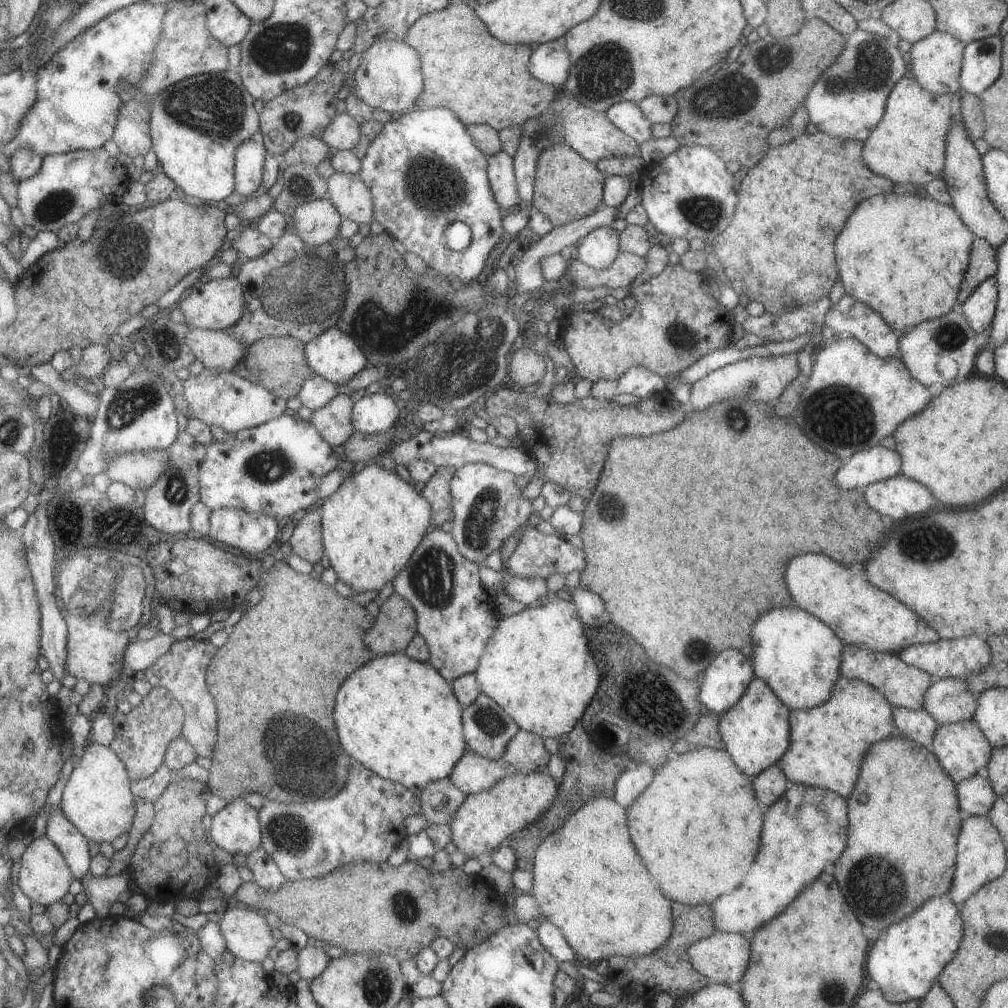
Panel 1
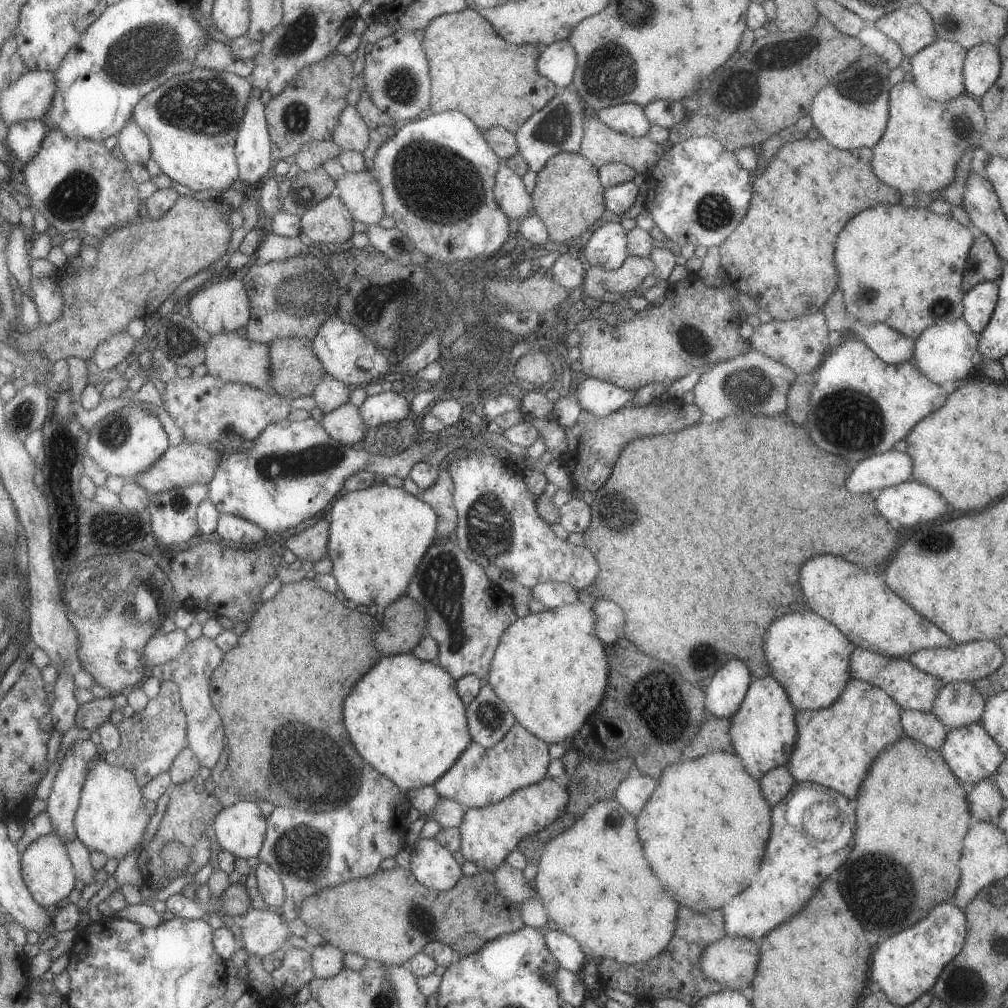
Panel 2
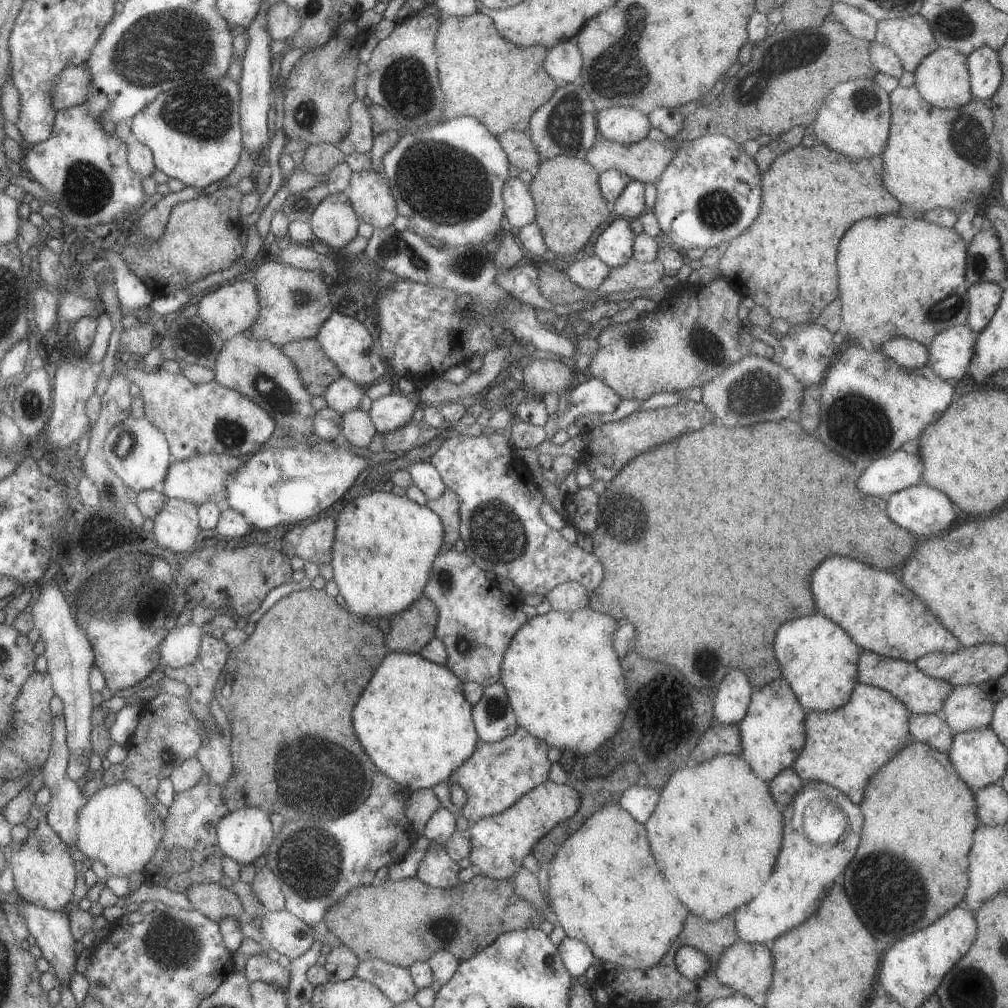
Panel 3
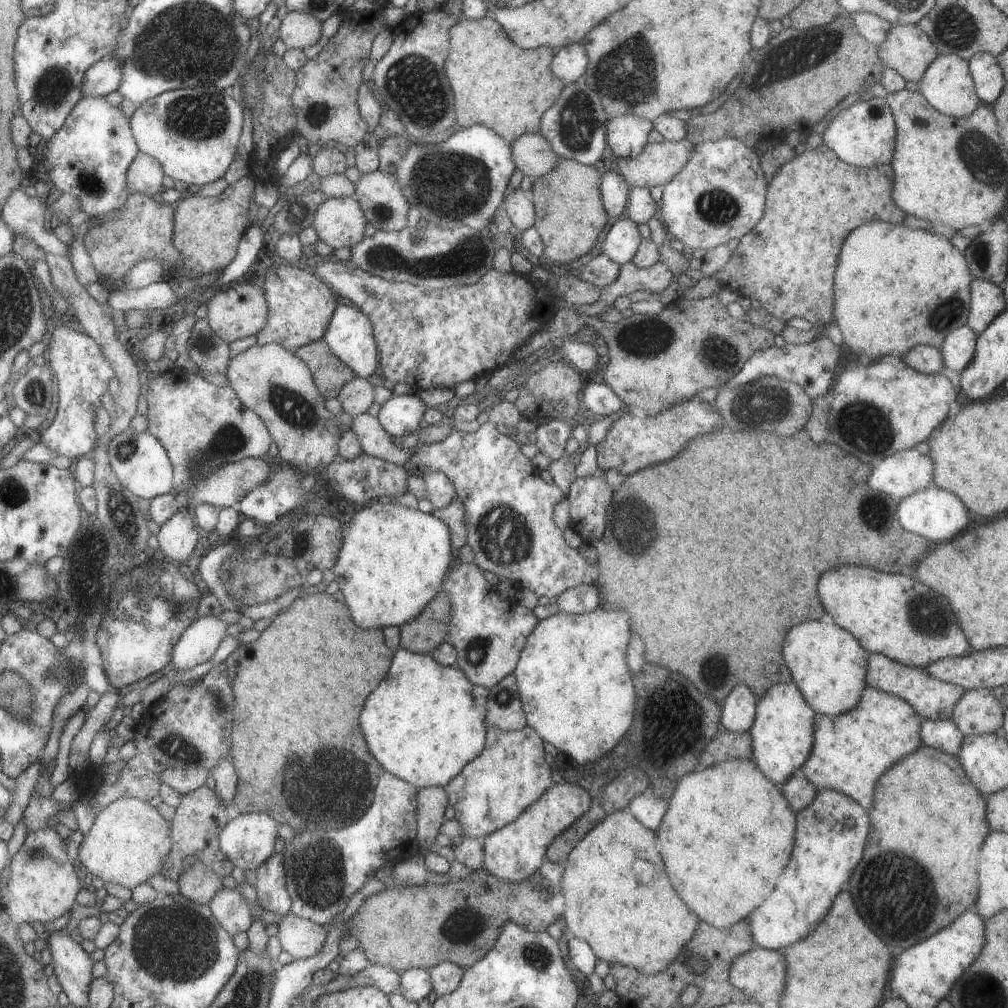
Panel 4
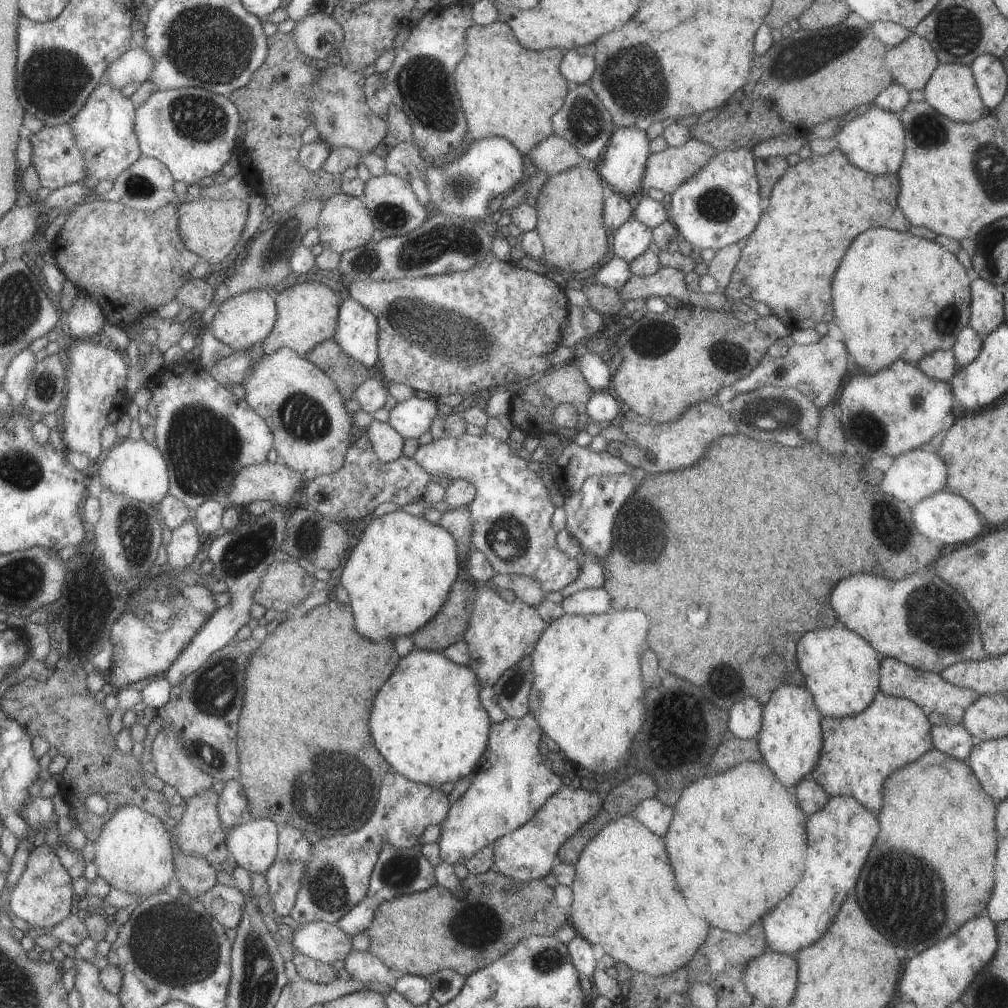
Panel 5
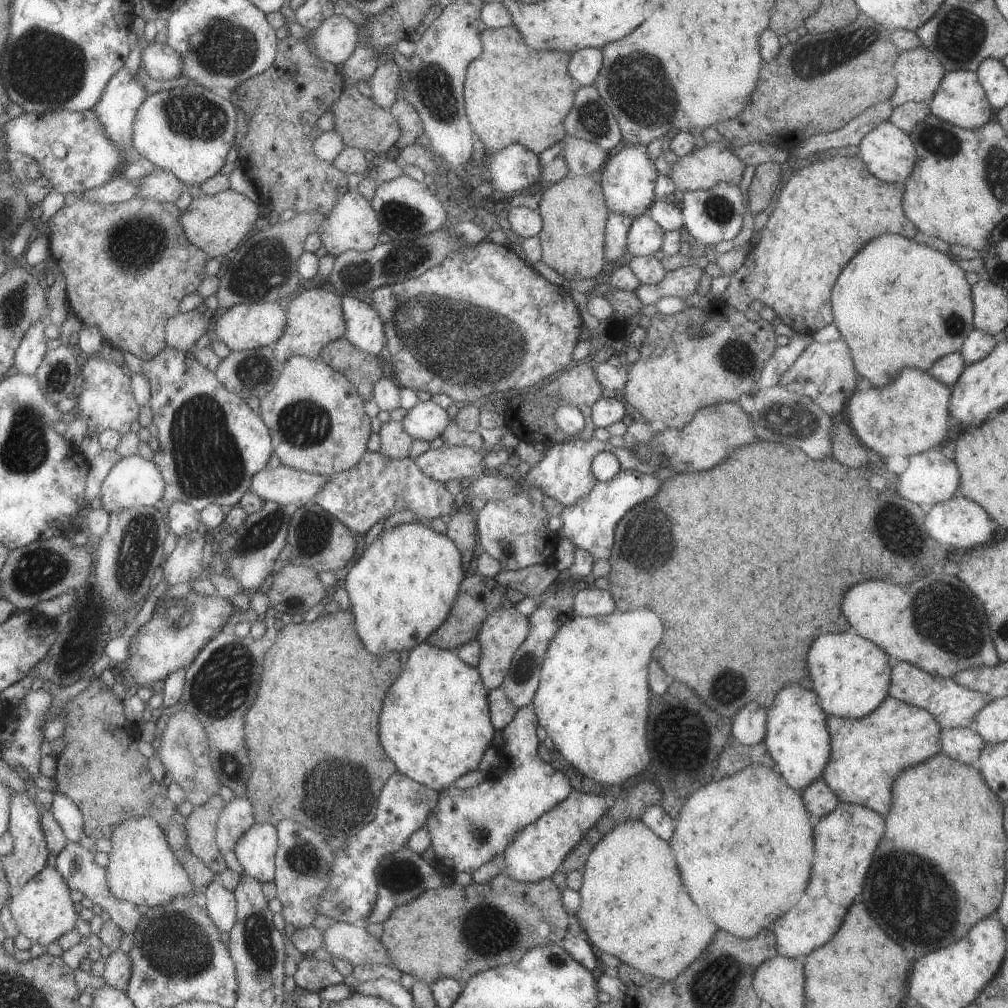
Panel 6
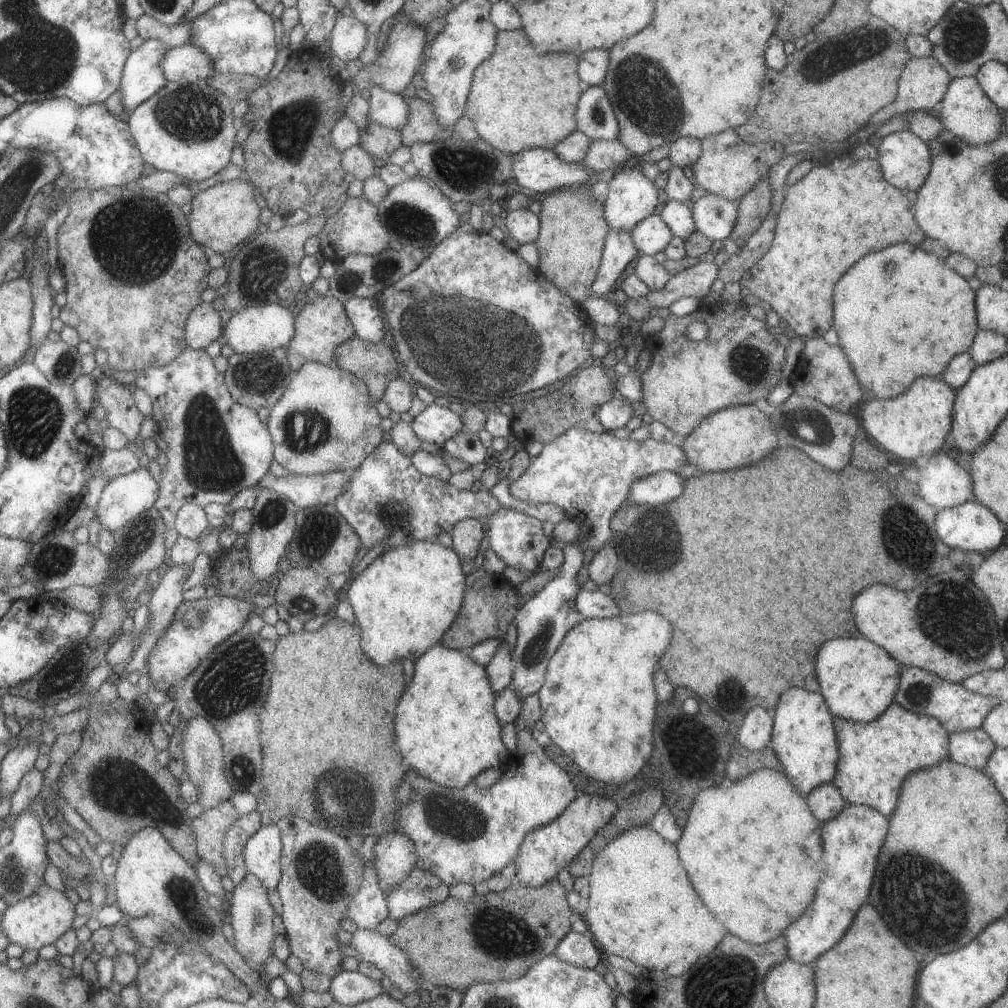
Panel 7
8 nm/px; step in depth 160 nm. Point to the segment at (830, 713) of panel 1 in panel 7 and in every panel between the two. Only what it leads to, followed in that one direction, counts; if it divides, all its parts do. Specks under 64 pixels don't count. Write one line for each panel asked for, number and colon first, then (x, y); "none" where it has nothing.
2: (835, 746)
3: (843, 749)
4: (850, 752)
5: (858, 753)
6: (866, 753)
7: (874, 758)

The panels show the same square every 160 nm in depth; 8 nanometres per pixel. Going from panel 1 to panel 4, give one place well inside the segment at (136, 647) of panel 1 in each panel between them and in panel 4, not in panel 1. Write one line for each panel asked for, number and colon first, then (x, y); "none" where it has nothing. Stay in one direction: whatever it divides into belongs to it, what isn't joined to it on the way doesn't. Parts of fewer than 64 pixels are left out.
2: (160, 648)
3: (181, 645)
4: (196, 645)

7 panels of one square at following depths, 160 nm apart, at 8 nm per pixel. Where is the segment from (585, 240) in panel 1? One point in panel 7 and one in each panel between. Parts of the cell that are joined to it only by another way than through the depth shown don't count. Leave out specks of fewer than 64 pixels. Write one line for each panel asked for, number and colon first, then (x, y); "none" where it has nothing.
2: (606, 247)
3: (613, 246)
4: (622, 239)
5: (632, 238)
6: (644, 237)
7: (651, 235)

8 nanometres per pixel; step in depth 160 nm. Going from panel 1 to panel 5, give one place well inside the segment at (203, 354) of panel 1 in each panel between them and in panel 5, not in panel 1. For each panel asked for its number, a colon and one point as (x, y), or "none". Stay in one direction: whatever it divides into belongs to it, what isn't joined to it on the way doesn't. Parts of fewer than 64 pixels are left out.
2: (234, 359)
3: (256, 369)
4: (270, 380)
5: (311, 431)

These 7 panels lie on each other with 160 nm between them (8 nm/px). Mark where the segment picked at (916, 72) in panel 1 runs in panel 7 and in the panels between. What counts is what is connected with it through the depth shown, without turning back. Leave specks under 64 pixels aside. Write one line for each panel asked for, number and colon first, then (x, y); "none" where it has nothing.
2: (936, 70)
3: (942, 79)
4: (946, 84)
5: (951, 90)
6: (959, 100)
7: (965, 111)

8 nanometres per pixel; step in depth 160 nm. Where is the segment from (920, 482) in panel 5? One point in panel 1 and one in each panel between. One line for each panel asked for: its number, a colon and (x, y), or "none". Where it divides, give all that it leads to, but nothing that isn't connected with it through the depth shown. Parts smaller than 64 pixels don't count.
1: (865, 467)
2: (875, 472)
3: (885, 475)
4: (900, 474)

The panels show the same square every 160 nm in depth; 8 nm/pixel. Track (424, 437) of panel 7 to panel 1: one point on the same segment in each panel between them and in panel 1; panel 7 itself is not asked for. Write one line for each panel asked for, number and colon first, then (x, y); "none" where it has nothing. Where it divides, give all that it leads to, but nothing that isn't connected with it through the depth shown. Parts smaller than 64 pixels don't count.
1: (371, 414)
2: (386, 407)
3: (387, 413)
4: (400, 415)
5: (410, 418)
6: (425, 421)

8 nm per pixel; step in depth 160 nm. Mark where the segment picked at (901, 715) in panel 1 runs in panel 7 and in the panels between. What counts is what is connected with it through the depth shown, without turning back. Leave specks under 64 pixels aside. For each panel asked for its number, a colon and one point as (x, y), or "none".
2: (926, 728)
3: (927, 728)
4: (943, 735)
5: (955, 741)
6: (962, 744)
7: (971, 748)

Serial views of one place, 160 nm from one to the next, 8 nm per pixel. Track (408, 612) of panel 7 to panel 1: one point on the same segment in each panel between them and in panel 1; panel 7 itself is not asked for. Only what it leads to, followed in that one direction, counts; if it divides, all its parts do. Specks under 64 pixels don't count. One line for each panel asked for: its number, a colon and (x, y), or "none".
1: (370, 525)
2: (377, 536)
3: (382, 554)
4: (392, 560)
5: (400, 572)
6: (401, 589)

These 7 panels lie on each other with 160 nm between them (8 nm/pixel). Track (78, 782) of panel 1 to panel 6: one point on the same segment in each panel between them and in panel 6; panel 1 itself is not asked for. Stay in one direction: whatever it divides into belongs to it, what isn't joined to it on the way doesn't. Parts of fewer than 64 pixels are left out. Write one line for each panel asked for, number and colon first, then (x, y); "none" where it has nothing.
2: (110, 818)
3: (116, 826)
4: (128, 841)
5: (133, 853)
6: (142, 870)

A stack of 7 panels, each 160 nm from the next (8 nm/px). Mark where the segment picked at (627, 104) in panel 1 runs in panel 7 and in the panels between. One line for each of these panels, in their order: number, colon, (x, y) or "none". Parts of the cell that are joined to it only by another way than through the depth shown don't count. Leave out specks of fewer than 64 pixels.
2: (629, 119)
3: (625, 125)
4: (626, 135)
5: (621, 166)
6: (627, 178)
7: (631, 197)

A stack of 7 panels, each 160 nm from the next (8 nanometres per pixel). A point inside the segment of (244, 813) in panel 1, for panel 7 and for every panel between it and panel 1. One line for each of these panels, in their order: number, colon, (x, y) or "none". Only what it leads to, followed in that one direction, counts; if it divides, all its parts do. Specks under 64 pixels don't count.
2: (239, 829)
3: (243, 835)
4: (248, 840)
5: (252, 845)
6: (255, 850)
7: (261, 852)

